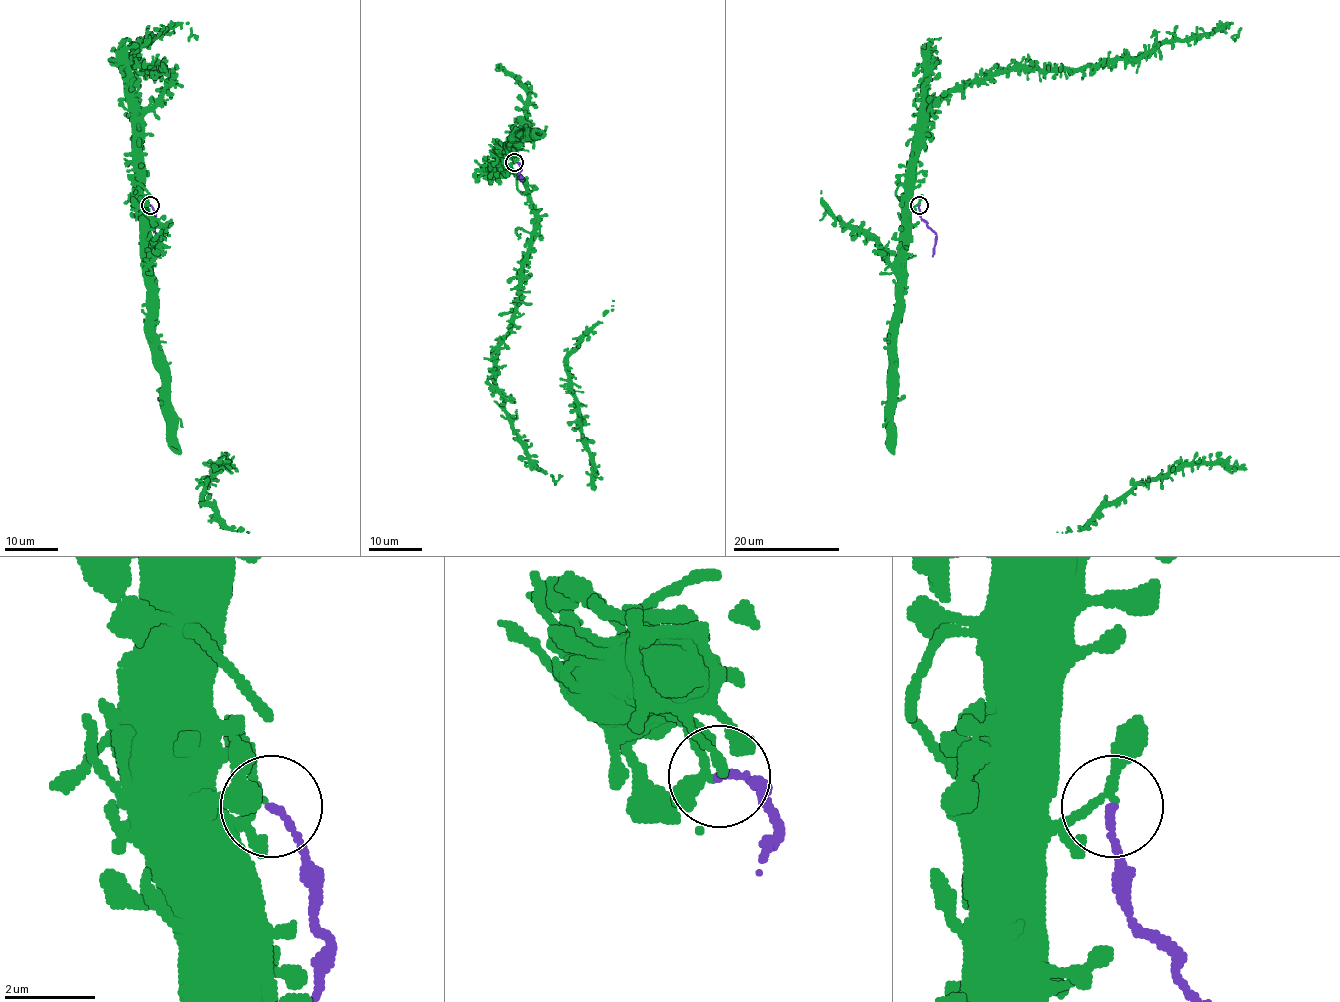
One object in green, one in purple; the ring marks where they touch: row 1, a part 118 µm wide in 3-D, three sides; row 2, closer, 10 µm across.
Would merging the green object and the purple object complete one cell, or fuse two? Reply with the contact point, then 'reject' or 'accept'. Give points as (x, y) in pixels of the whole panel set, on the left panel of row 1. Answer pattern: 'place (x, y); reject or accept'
place (150, 205); reject

